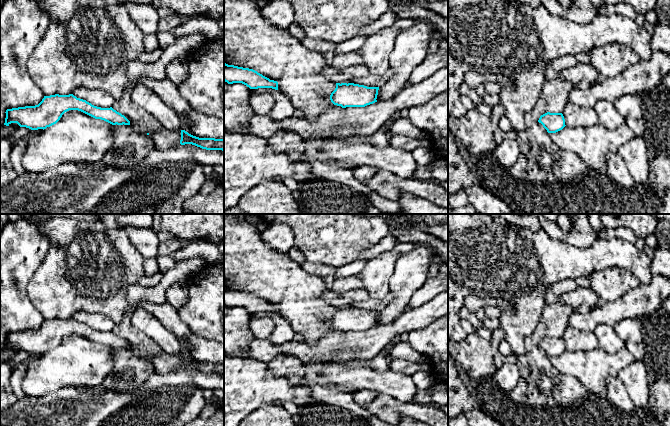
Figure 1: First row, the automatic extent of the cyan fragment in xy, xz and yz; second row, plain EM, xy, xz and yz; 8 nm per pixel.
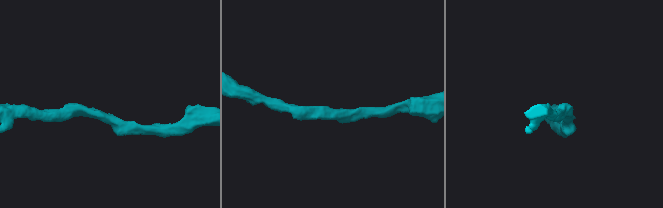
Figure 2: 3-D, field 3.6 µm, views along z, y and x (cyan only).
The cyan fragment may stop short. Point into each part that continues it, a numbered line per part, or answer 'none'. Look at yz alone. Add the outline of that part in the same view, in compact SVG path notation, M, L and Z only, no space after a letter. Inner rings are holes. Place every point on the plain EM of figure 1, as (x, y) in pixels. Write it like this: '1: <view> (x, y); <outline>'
none

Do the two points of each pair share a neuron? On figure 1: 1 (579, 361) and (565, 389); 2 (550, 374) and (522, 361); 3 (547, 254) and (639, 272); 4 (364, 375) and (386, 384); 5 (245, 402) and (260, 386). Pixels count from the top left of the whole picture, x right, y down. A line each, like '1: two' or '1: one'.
1: two
2: one
3: one
4: one
5: one

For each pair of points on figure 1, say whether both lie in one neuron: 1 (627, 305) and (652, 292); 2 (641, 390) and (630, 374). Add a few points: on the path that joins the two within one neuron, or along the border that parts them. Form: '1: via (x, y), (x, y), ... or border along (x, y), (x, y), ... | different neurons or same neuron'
1: via (633, 305), (646, 293) | same neuron
2: via (638, 386), (634, 378) | same neuron

